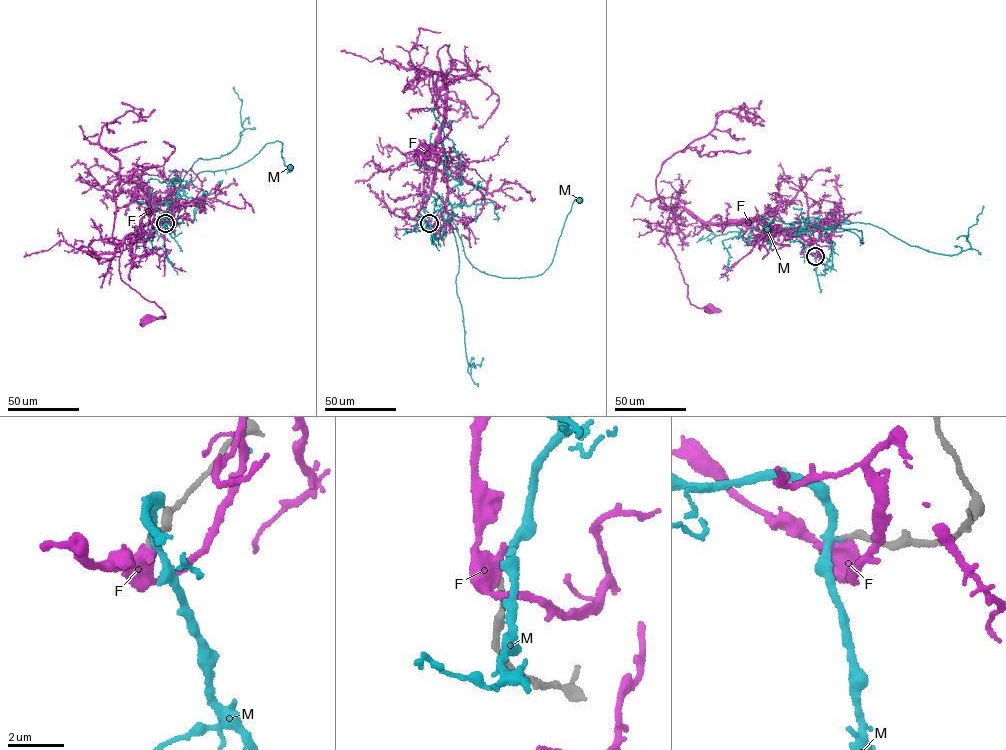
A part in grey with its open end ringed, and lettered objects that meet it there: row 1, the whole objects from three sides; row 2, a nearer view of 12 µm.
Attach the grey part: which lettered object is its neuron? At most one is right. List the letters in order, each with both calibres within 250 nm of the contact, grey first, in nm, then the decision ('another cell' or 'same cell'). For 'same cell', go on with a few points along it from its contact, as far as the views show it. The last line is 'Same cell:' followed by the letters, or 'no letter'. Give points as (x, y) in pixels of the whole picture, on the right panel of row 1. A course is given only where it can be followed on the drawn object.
F: 240/700 nm | another cell
M: 240/240 nm | another cell
Same cell: no letter

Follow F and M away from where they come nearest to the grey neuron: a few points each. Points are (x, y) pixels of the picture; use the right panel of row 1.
F: (815, 256), (818, 246), (808, 236), (702, 222), (676, 205), (666, 222), (666, 242), (689, 301), (711, 308)
M: (815, 256), (801, 249), (820, 236), (818, 230), (849, 230), (863, 243), (861, 231), (774, 220), (767, 229)

